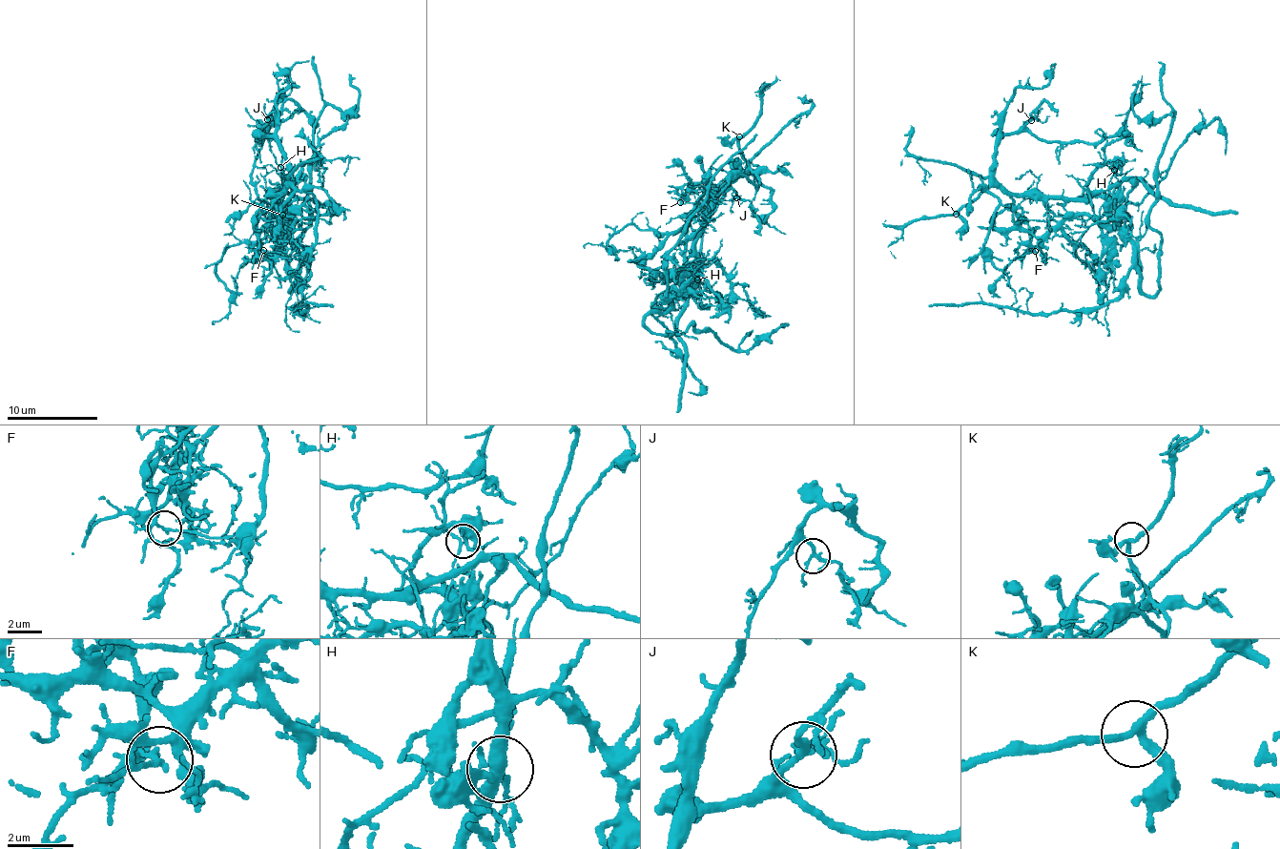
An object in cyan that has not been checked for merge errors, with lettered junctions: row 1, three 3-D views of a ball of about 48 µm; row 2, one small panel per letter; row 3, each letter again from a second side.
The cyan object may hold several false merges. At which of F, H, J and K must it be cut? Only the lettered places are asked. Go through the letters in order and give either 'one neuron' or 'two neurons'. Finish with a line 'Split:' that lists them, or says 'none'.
F: two neurons
H: one neuron
J: one neuron
K: one neuron
Split: F

